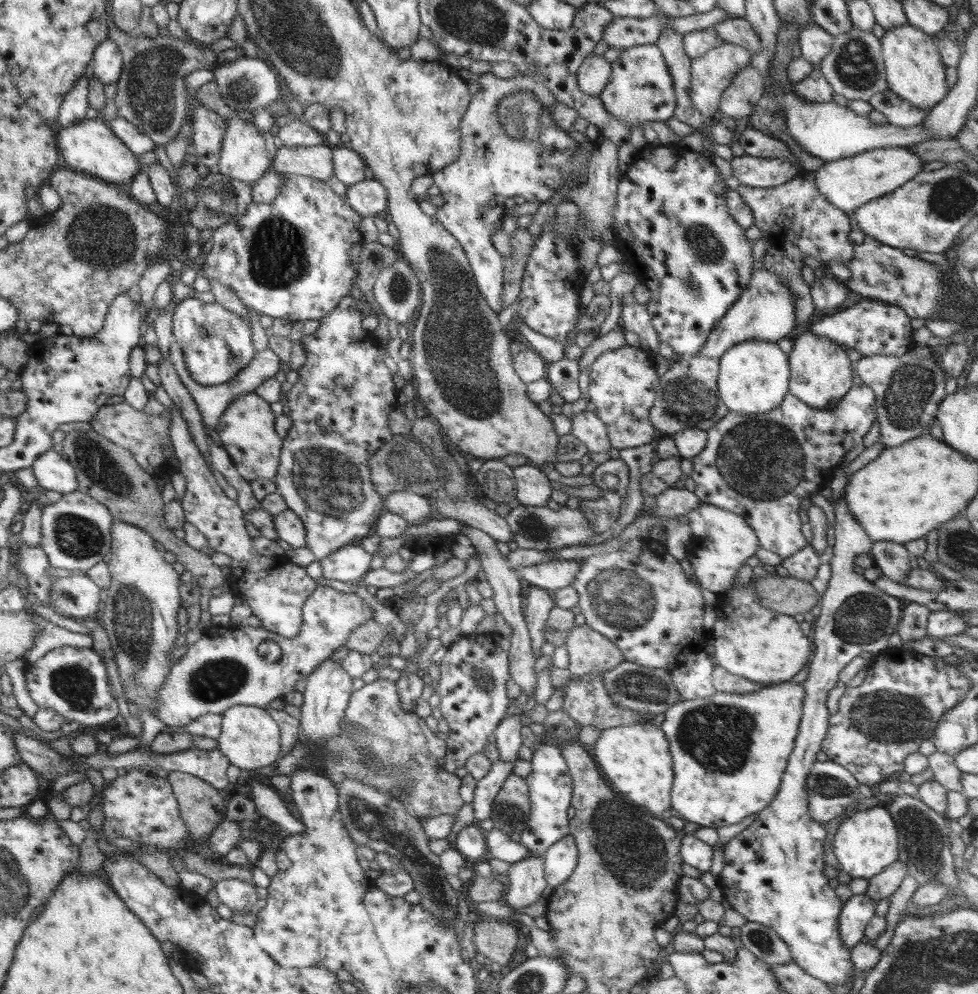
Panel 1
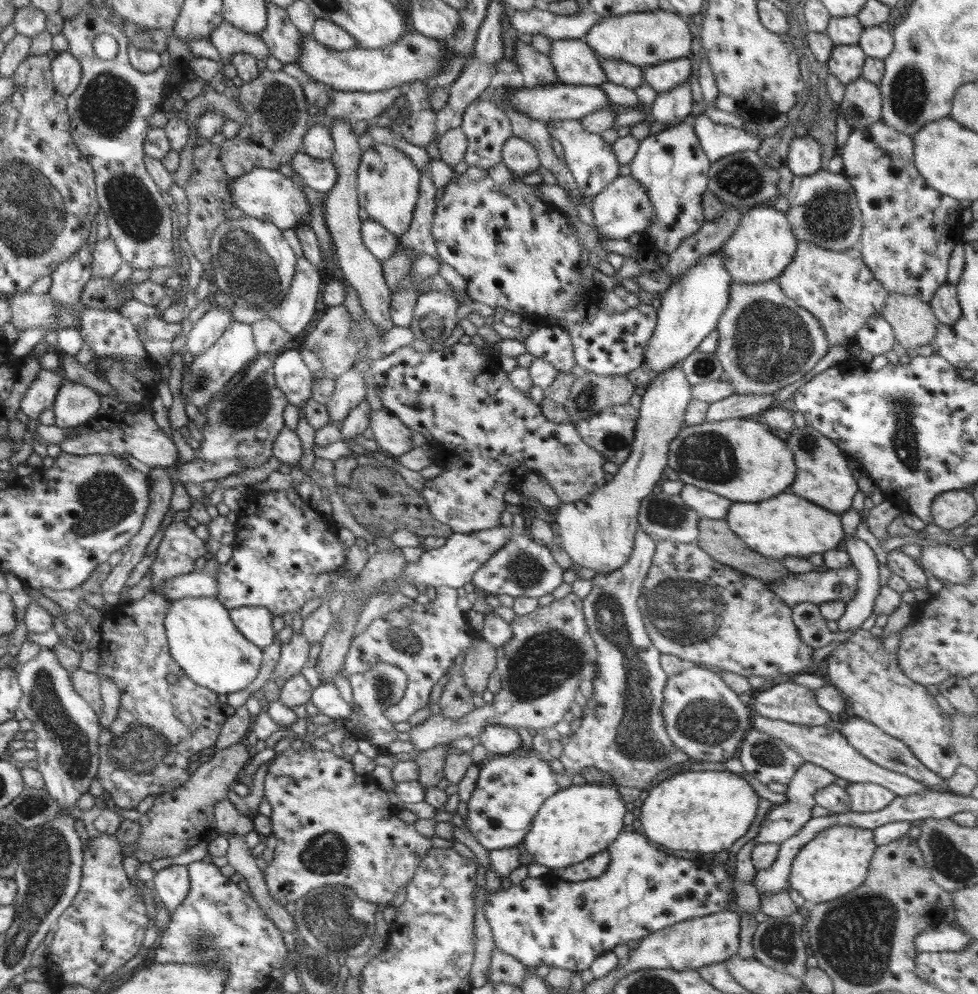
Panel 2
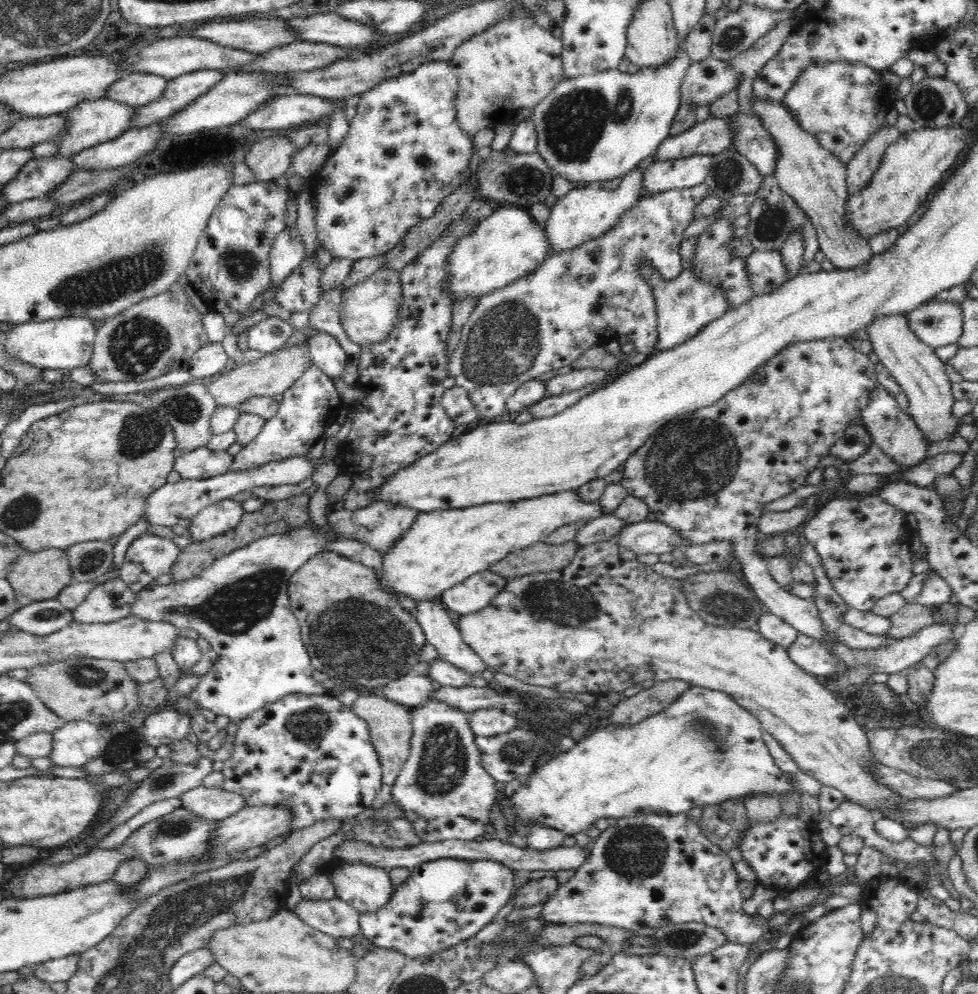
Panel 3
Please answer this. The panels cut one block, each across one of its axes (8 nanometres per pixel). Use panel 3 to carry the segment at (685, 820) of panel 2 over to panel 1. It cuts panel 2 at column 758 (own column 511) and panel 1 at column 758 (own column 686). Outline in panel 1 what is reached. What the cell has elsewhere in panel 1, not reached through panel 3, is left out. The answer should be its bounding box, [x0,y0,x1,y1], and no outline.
[659,681,805,827]

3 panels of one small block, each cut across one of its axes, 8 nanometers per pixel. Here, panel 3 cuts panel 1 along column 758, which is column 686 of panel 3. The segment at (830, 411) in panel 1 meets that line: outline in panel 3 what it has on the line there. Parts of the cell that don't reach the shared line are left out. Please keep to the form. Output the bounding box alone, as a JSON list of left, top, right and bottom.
[620,337,960,675]

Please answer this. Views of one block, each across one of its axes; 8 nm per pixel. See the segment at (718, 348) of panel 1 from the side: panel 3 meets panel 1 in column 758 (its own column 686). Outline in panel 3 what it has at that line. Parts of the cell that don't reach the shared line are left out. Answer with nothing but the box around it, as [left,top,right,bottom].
[640,264,730,351]

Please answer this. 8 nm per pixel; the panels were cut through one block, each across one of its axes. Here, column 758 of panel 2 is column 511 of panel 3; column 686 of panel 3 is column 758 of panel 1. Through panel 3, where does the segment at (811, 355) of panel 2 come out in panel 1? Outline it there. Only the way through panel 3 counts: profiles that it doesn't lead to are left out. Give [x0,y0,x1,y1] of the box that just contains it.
[737,170,854,326]

